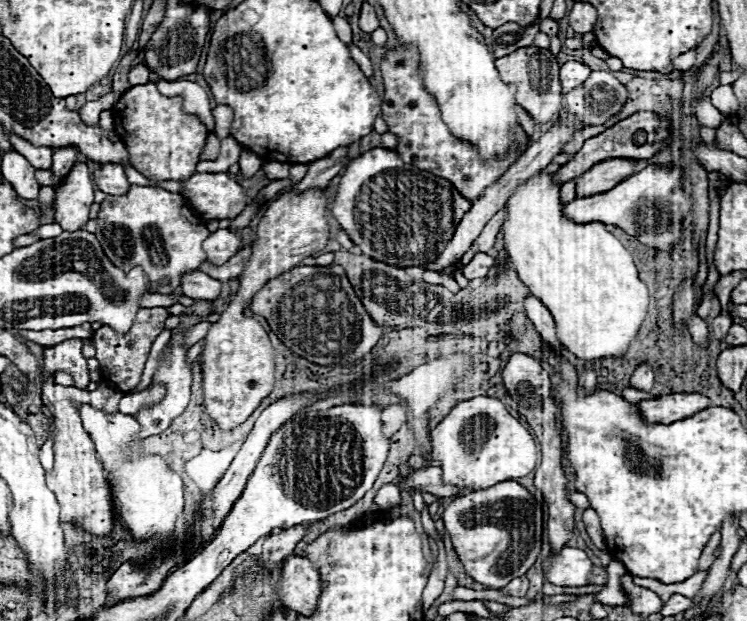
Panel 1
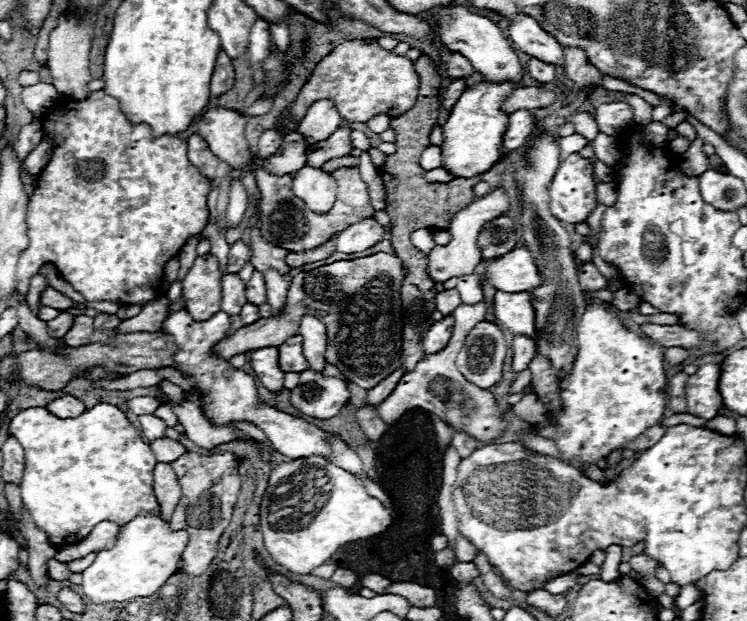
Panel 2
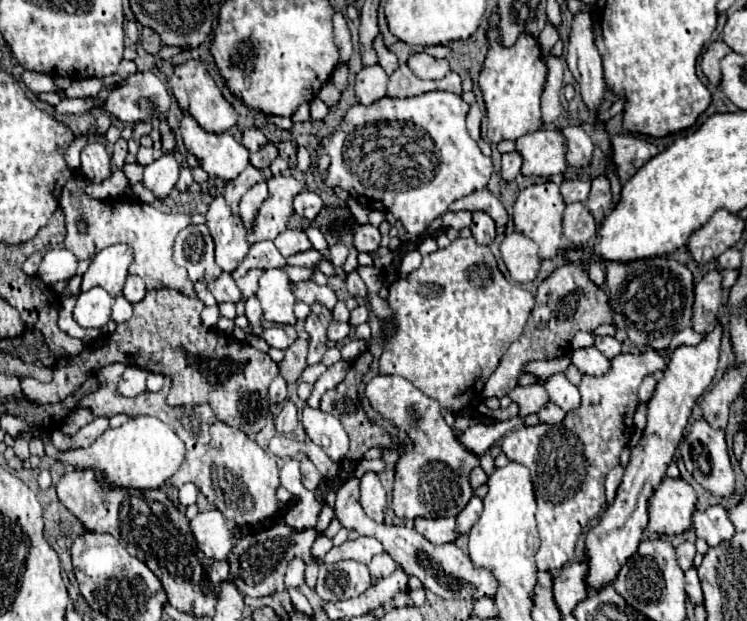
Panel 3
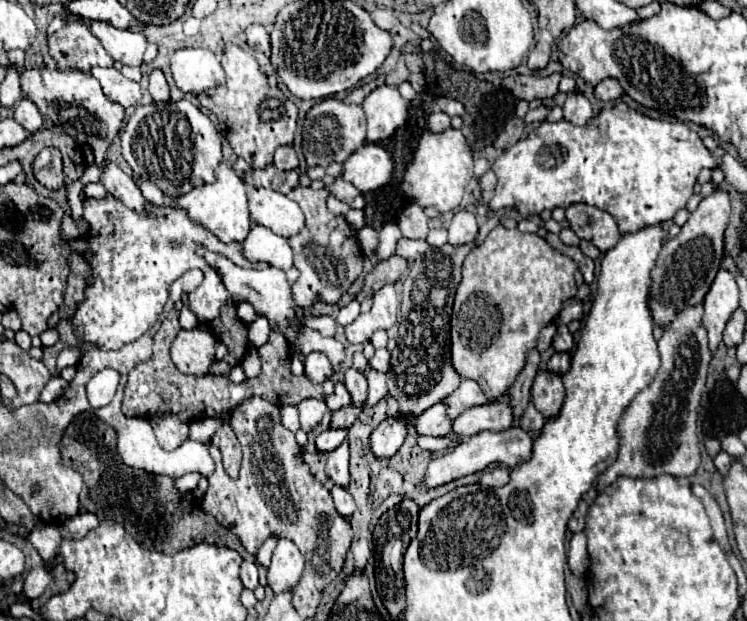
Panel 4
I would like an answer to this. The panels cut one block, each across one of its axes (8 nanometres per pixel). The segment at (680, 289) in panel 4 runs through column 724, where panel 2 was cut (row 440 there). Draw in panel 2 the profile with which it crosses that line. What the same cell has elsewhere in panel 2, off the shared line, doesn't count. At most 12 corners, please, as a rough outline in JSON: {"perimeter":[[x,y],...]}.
{"perimeter":[[188,400],[166,404],[194,444],[210,450],[246,438],[236,428],[218,428]]}

